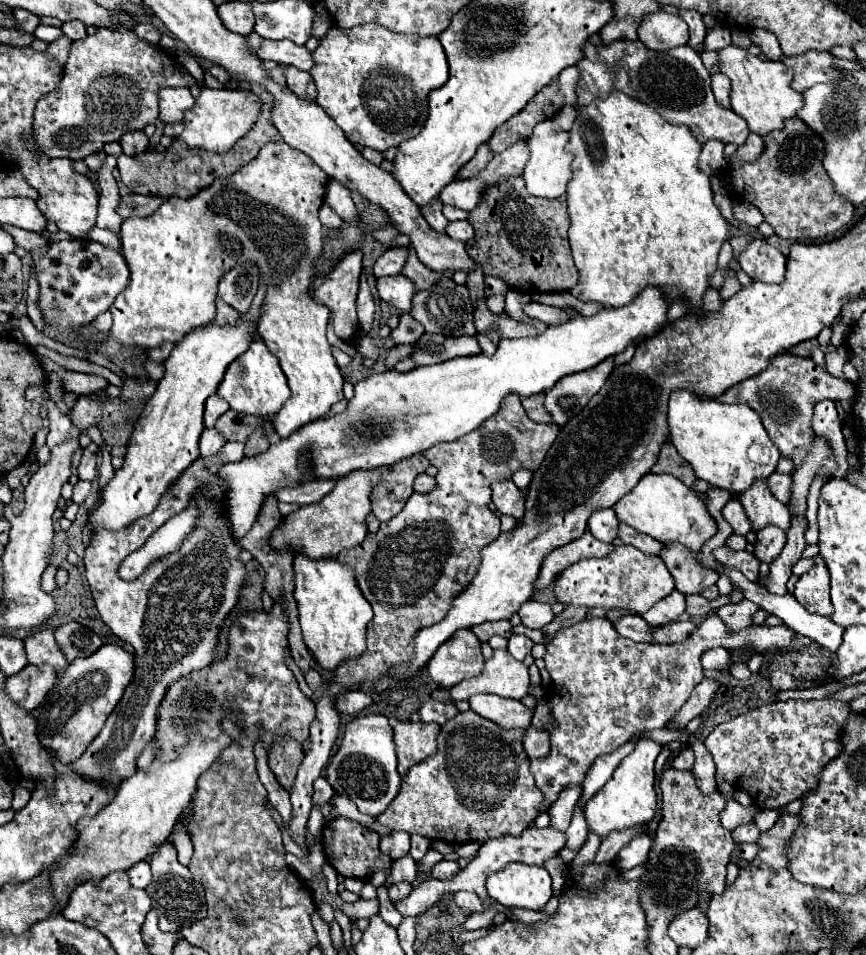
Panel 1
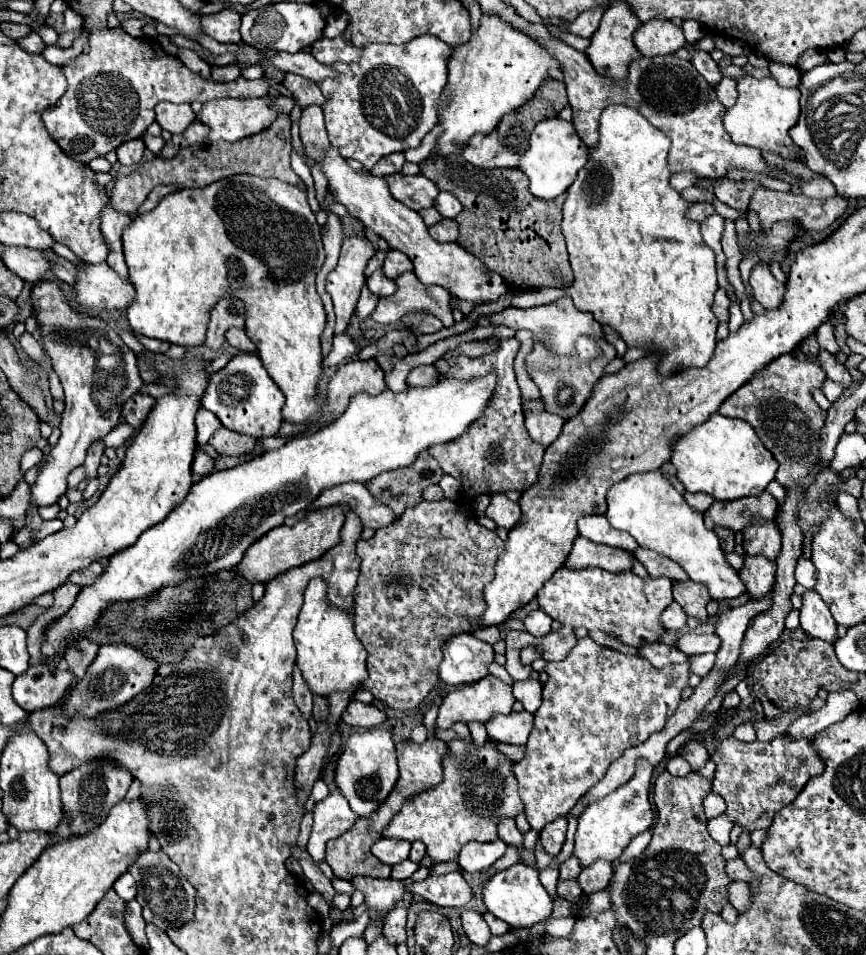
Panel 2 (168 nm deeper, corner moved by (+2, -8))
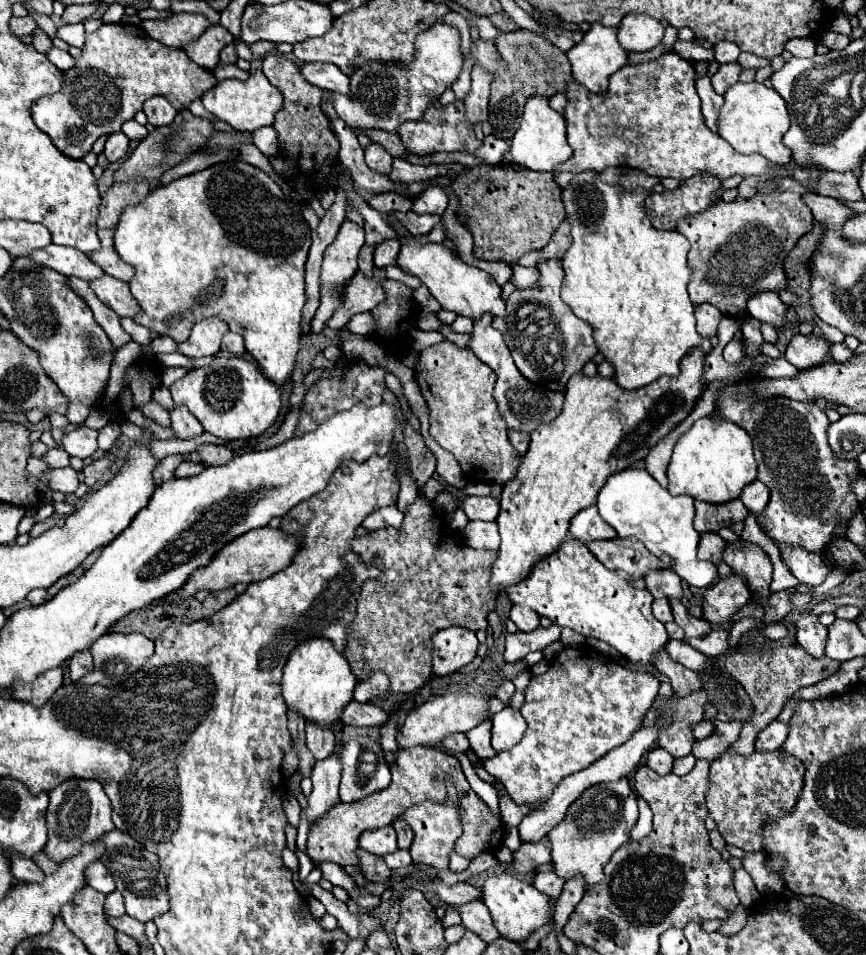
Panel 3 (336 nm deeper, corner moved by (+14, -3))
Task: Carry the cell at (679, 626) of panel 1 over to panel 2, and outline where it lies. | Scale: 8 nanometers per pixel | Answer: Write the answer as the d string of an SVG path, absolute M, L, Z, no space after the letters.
M686 632L676 642L676 648L686 656L716 652L718 646L720 646L720 638L716 634L696 634L696 632Z

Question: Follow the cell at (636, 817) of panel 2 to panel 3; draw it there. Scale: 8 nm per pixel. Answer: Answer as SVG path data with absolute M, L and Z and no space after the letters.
M626 777L614 783L588 787L568 807L564 821L560 821L548 833L552 845L554 873L566 881L570 881L572 877L582 877L586 889L600 883L604 879L602 873L604 865L610 861L614 851L630 839L630 831L636 825L636 821L638 821L636 795L632 793Z

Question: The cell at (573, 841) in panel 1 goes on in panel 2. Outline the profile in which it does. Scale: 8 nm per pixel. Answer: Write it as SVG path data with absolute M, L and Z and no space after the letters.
M572 854L568 860L560 864L560 878L576 878L580 874L580 860Z

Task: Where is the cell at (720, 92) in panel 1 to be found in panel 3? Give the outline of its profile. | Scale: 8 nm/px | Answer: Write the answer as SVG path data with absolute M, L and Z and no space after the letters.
M726 63L726 65L720 65L720 69L712 75L712 87L714 87L714 91L720 93L720 95L724 95L726 89L738 81L740 71L742 71L740 63Z

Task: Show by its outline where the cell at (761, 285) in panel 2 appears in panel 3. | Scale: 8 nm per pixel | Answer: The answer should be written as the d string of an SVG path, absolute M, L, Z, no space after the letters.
M760 293L748 299L750 317L772 325L774 329L782 329L786 325L786 305L780 301L778 293Z

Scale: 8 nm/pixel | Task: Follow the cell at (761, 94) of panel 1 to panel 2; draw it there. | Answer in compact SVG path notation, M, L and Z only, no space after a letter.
M742 76L738 82L738 100L732 108L726 110L724 126L736 144L754 146L758 150L774 150L782 156L790 156L794 142L788 136L788 130L796 124L800 116L800 90L784 88L772 76L754 78Z

